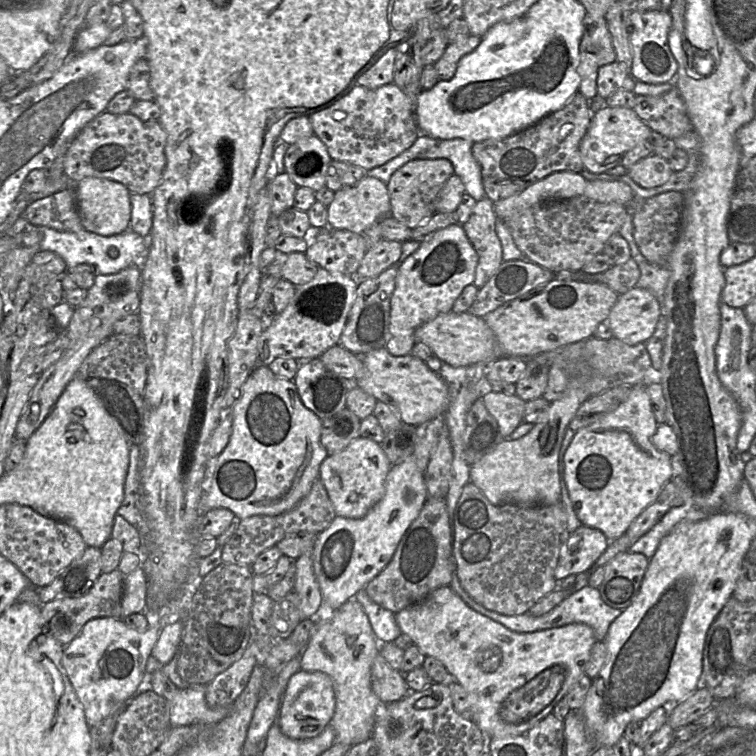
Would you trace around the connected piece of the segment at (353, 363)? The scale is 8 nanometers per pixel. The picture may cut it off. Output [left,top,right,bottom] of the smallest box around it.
[319,344,363,384]

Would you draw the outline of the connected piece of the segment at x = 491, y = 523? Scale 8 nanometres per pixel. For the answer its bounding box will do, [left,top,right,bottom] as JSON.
[452,481,569,616]

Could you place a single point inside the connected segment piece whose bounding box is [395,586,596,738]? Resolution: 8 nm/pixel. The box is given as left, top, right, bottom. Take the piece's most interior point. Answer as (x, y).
(514, 680)

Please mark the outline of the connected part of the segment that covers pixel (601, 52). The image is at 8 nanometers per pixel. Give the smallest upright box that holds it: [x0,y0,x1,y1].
[577,13,616,100]

